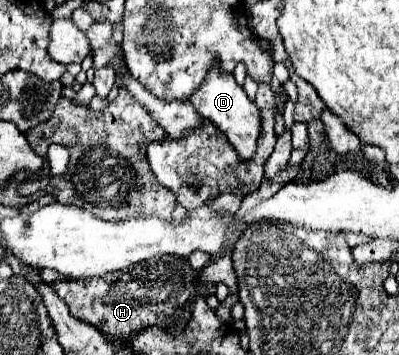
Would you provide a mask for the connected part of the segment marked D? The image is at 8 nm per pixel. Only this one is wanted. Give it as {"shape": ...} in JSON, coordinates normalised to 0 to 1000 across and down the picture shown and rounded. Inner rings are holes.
{"shape":[[[536,183],[526,194],[516,228],[496,251],[496,262],[486,262],[476,273],[476,285],[481,285],[486,307],[496,307],[496,318],[506,318],[506,330],[521,330],[546,358],[546,369],[556,380],[566,380],[566,392],[591,420],[591,431],[602,437],[607,454],[632,454],[642,414],[647,414],[647,392],[657,380],[657,330],[652,330],[642,290],[617,273],[612,251],[602,239],[591,239],[581,211],[556,211],[546,200],[546,189]]]}

